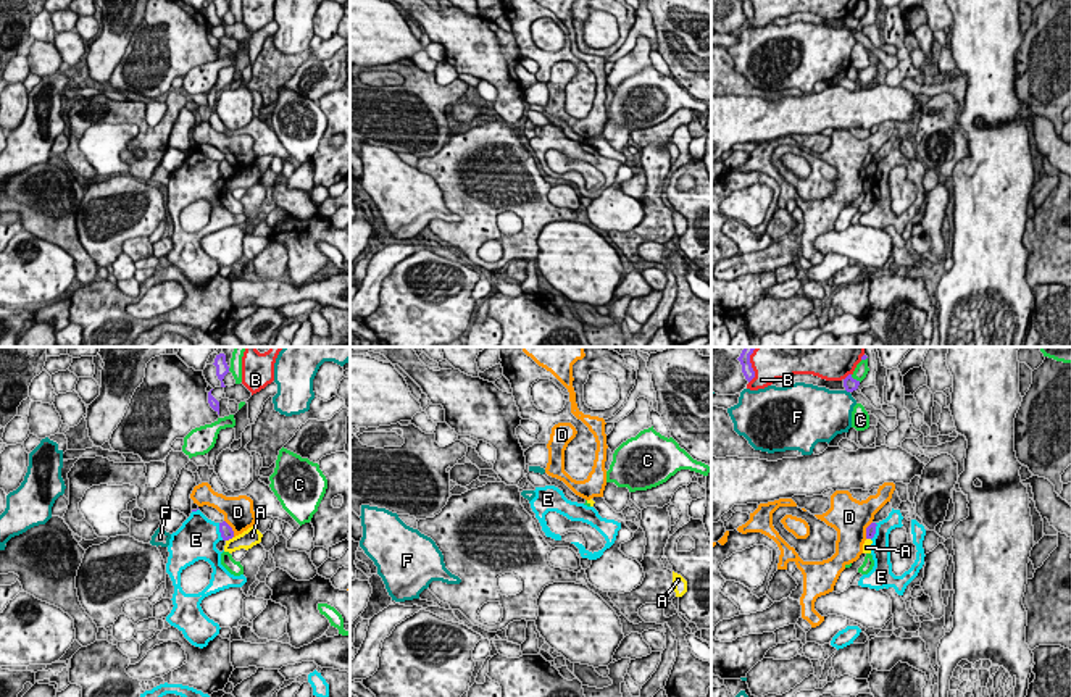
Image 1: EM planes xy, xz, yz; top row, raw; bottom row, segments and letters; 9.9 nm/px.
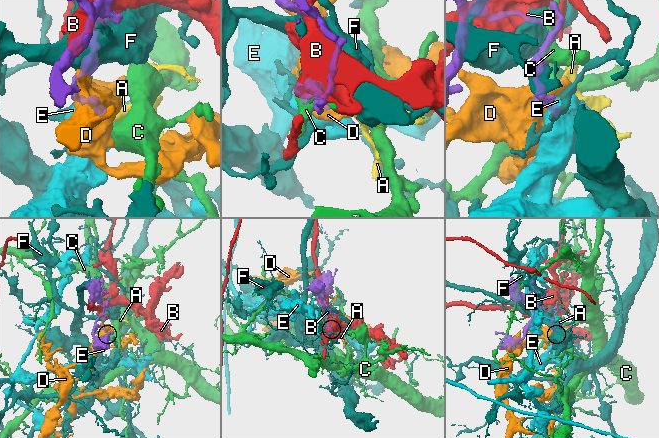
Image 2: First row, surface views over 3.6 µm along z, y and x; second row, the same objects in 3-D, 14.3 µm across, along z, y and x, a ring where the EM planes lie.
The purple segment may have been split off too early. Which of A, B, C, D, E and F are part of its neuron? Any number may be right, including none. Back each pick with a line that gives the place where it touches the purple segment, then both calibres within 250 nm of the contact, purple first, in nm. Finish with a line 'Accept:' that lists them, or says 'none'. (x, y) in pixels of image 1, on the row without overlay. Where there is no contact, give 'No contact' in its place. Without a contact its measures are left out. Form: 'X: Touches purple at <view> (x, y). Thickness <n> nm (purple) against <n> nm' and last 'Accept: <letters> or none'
Accept: none

